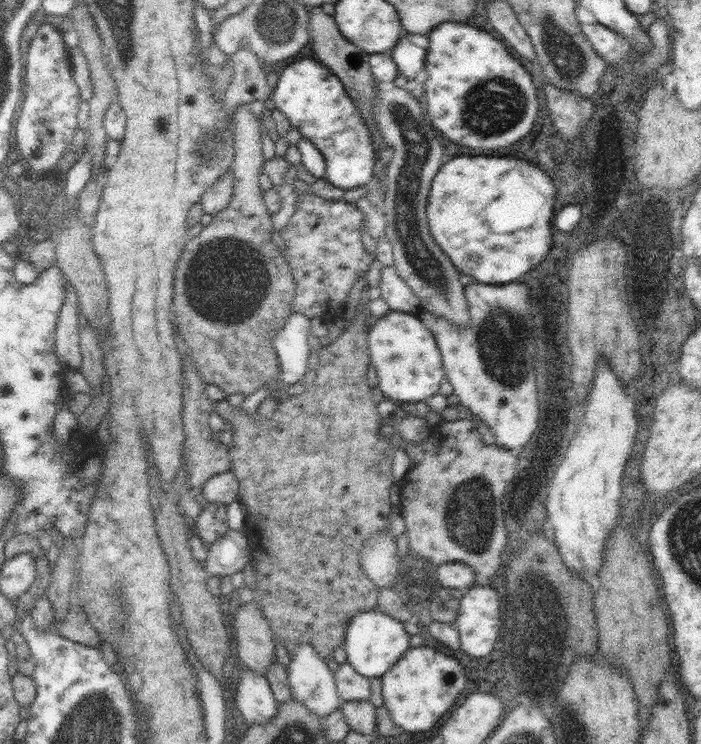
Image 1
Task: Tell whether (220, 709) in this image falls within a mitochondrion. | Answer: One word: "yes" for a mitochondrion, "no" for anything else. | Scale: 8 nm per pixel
no

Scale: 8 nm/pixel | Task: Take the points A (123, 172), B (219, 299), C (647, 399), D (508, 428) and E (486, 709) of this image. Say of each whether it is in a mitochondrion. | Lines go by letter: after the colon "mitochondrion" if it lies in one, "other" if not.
A: other
B: mitochondrion
C: other
D: other
E: other

